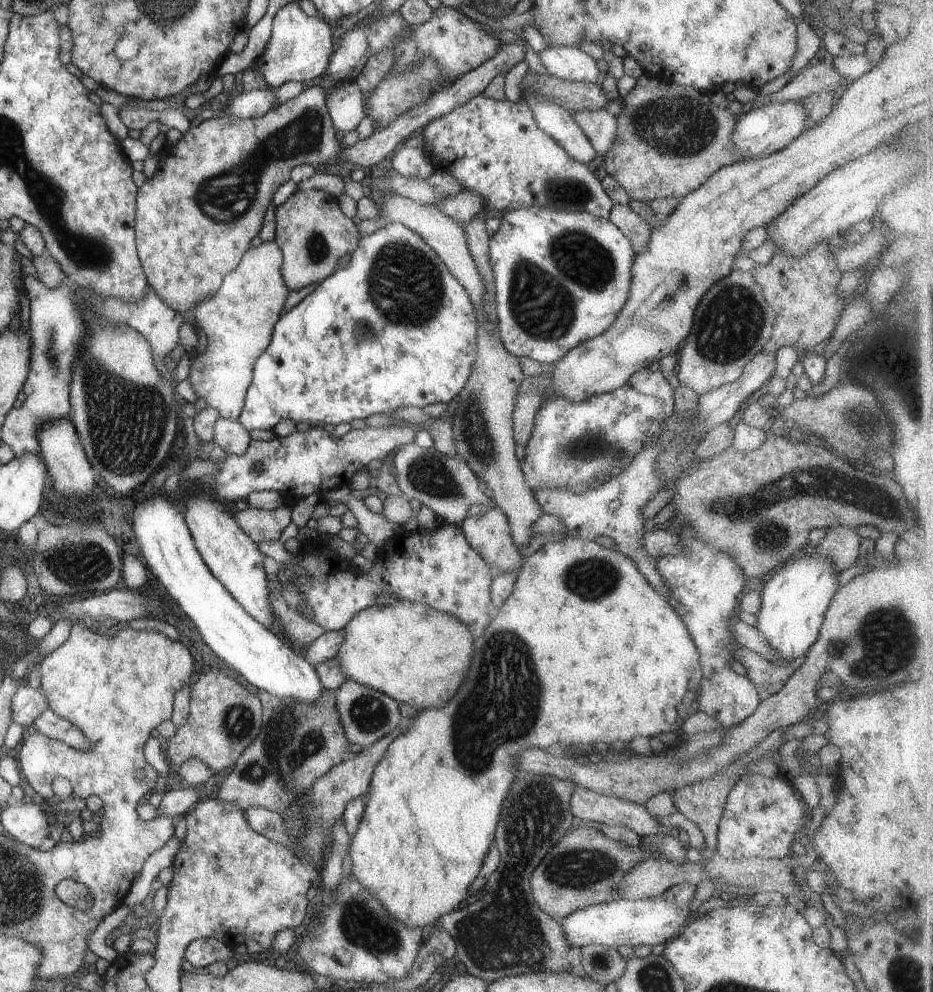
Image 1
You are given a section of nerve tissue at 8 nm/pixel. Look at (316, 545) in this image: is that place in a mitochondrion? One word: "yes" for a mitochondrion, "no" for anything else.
no

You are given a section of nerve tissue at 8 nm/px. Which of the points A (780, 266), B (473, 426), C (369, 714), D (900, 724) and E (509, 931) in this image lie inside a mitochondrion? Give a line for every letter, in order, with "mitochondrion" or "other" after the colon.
A: other
B: mitochondrion
C: mitochondrion
D: other
E: mitochondrion

